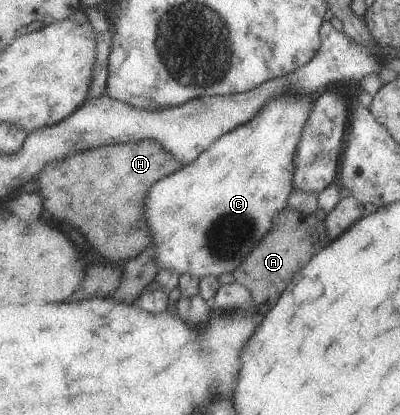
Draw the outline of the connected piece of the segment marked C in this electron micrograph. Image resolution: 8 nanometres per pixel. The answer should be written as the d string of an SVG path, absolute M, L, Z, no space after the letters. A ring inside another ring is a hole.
M285 92L278 96L272 97L259 111L249 118L249 121L243 122L241 125L235 126L235 129L220 135L217 139L211 142L191 163L181 166L181 169L174 171L172 174L158 179L147 190L144 198L145 209L144 218L150 231L150 243L156 245L156 262L159 269L167 268L181 274L189 274L193 277L201 279L203 276L217 277L220 273L231 273L239 262L253 249L256 241L272 226L271 222L274 220L275 214L279 213L280 209L287 207L287 198L292 192L292 175L294 174L295 164L294 155L299 143L299 138L306 124L307 118L311 113L317 93L308 94L301 92Z

